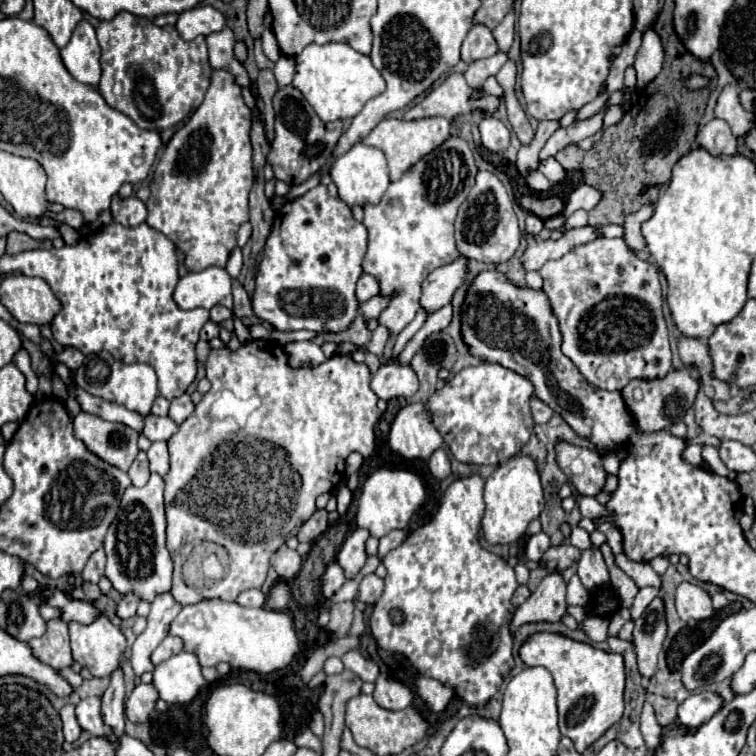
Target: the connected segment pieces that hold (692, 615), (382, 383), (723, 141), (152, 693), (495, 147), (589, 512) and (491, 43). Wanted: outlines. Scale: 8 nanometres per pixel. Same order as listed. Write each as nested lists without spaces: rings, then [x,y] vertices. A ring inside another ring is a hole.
[[[688,581],[676,587],[676,611],[684,621],[702,621],[714,613],[710,595],[700,585]]]
[[[382,365],[372,375],[370,387],[378,395],[378,399],[384,399],[384,401],[410,399],[418,391],[418,379],[410,367]]]
[[[712,119],[696,135],[696,147],[704,147],[710,155],[736,155],[736,137],[730,133],[728,123],[722,119]]]
[[[136,685],[132,695],[126,699],[126,717],[132,723],[146,723],[156,709],[158,691],[152,685]]]
[[[484,117],[480,123],[480,135],[482,135],[482,145],[494,153],[504,151],[510,145],[510,131],[500,119]]]
[[[580,497],[580,513],[588,519],[600,519],[604,515],[608,515],[608,511],[604,511],[604,505],[600,505],[594,497]]]
[[[474,25],[462,43],[462,59],[474,61],[474,59],[492,57],[496,53],[498,53],[498,43],[492,31],[484,25]]]

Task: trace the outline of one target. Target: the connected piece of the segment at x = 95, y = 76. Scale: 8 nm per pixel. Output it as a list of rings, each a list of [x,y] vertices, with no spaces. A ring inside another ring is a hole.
[[[80,21],[72,33],[70,43],[60,53],[66,69],[76,81],[98,87],[102,75],[100,45],[94,27],[88,21]]]

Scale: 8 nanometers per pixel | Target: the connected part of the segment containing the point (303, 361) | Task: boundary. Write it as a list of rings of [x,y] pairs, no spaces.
[[[298,341],[298,343],[288,343],[284,347],[288,353],[288,365],[290,367],[316,367],[326,361],[322,349],[312,343],[312,341]]]

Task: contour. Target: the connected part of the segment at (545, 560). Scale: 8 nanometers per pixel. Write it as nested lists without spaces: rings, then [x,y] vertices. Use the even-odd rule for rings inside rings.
[[[574,545],[550,547],[550,549],[544,553],[540,565],[544,565],[546,569],[554,569],[554,567],[556,567],[556,569],[564,571],[564,569],[568,569],[572,563],[580,561],[580,555],[582,555],[582,551],[580,551],[578,547],[574,547]]]

